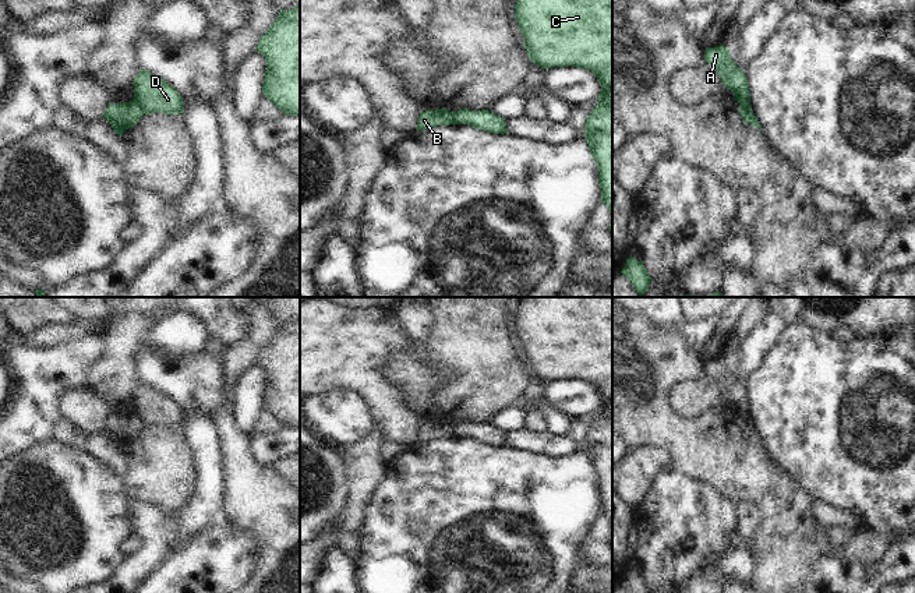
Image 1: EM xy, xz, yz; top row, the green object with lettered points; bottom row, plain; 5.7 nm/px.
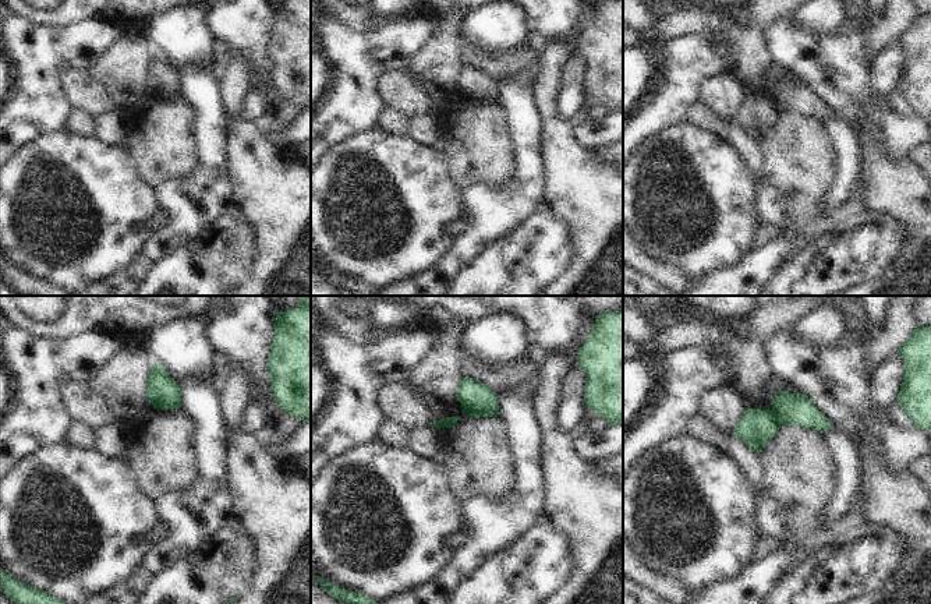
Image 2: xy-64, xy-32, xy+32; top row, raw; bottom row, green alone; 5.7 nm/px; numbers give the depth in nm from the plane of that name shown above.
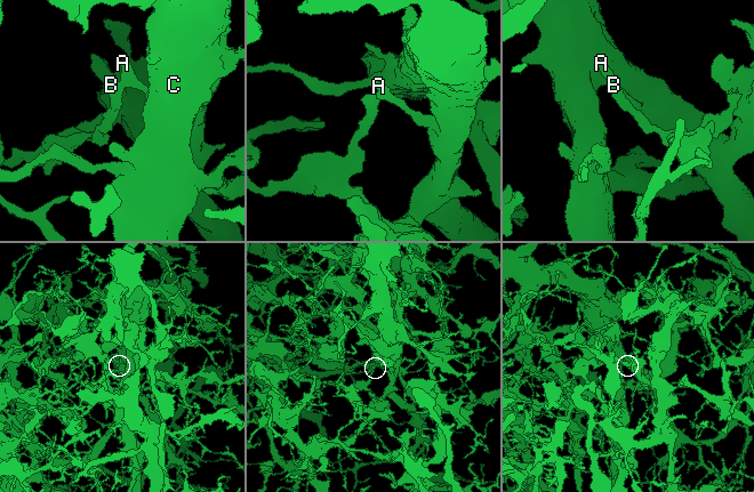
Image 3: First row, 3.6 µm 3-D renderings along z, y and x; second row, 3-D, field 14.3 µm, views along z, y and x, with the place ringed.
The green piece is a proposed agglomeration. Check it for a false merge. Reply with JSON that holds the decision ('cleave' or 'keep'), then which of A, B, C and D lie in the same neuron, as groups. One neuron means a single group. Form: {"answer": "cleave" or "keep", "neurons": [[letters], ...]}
{"answer": "cleave", "neurons": [["A", "C", "D"], ["B"]]}

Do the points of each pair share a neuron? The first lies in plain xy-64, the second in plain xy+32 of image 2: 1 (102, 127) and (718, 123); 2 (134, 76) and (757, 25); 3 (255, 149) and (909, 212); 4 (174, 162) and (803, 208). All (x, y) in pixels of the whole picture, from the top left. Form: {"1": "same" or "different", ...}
{"1": "different", "2": "same", "3": "same", "4": "same"}

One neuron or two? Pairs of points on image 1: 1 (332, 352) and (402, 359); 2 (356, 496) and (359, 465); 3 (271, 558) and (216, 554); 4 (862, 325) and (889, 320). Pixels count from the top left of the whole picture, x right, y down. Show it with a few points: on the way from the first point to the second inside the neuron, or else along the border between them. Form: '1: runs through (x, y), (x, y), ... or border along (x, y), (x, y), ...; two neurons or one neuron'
1: border along (409, 339), (384, 370), (384, 378), (399, 388); two neurons
2: runs through (359, 489), (359, 472); one neuron
3: border along (236, 529), (255, 542), (255, 568), (248, 578); two neurons
4: runs through (869, 320), (882, 320); one neuron

